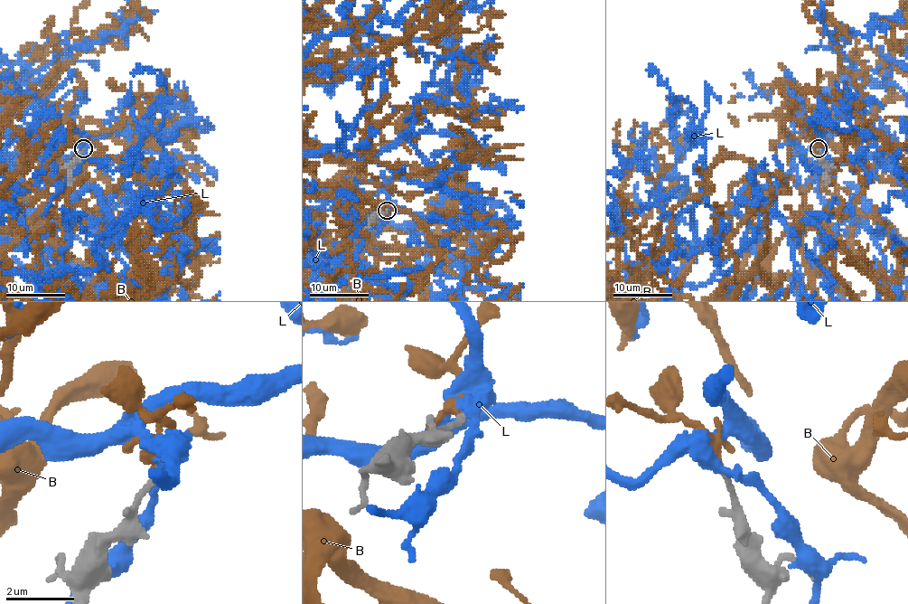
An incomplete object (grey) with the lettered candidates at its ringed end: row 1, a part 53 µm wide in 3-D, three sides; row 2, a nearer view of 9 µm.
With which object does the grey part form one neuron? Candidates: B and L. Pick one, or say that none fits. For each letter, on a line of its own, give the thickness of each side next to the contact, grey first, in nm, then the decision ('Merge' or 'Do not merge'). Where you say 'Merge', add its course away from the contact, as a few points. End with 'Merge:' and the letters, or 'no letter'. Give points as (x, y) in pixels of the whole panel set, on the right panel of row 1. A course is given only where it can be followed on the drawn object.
B: Thickness 170 nm (grey) against 260 nm. Merge
L: Thickness 170 nm (grey) against 340 nm. Do not merge
Merge: B

